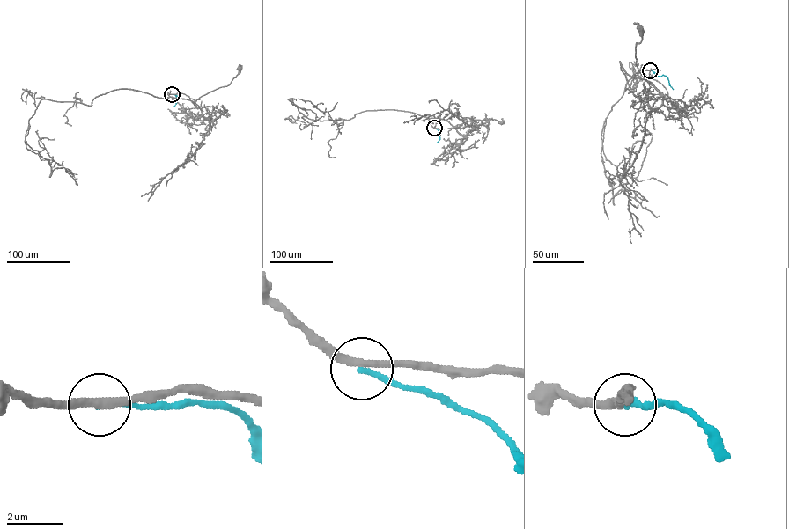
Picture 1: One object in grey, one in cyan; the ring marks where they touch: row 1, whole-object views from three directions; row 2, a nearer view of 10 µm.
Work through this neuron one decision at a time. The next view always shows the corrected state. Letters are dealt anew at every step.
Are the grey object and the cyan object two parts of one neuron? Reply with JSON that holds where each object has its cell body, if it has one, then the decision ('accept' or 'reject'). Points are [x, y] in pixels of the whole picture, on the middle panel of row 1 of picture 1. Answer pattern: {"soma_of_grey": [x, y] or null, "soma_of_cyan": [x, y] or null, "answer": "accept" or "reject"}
{"soma_of_grey": [502, 121], "soma_of_cyan": null, "answer": "reject"}

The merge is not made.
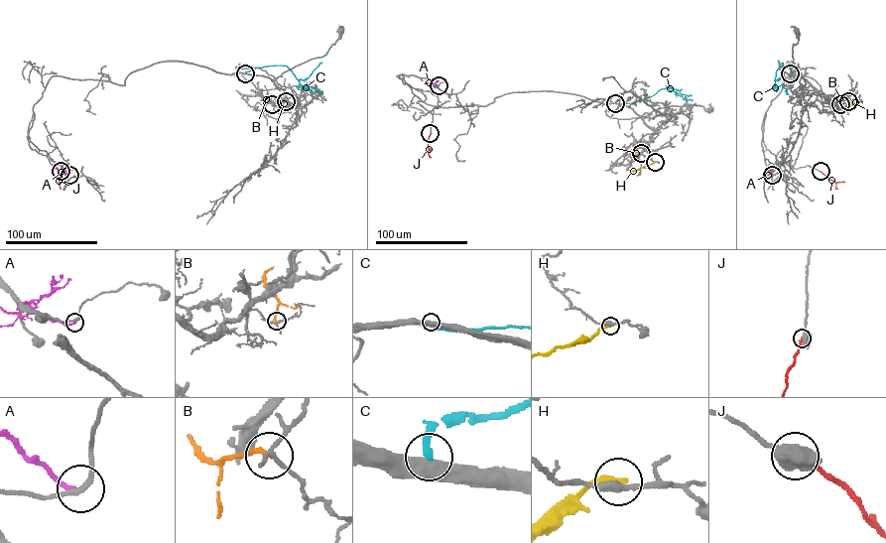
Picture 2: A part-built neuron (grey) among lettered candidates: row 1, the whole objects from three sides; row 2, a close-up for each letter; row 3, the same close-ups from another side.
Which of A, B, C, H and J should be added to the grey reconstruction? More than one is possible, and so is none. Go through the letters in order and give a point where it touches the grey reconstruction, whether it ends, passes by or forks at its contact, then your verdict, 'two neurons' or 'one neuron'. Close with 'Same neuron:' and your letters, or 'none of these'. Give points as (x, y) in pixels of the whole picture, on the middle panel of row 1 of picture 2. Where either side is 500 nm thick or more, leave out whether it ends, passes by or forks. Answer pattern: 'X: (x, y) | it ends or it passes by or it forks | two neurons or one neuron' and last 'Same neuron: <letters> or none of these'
A: (439, 85) | it ends | two neurons
B: (641, 153) | it ends | two neurons
C: (615, 103) | two neurons
H: (655, 162) | it ends | two neurons
J: (430, 133) | two neurons
Same neuron: none of these

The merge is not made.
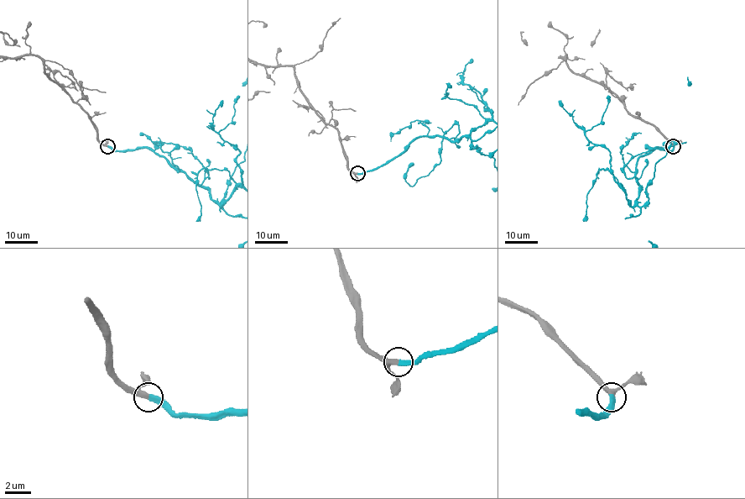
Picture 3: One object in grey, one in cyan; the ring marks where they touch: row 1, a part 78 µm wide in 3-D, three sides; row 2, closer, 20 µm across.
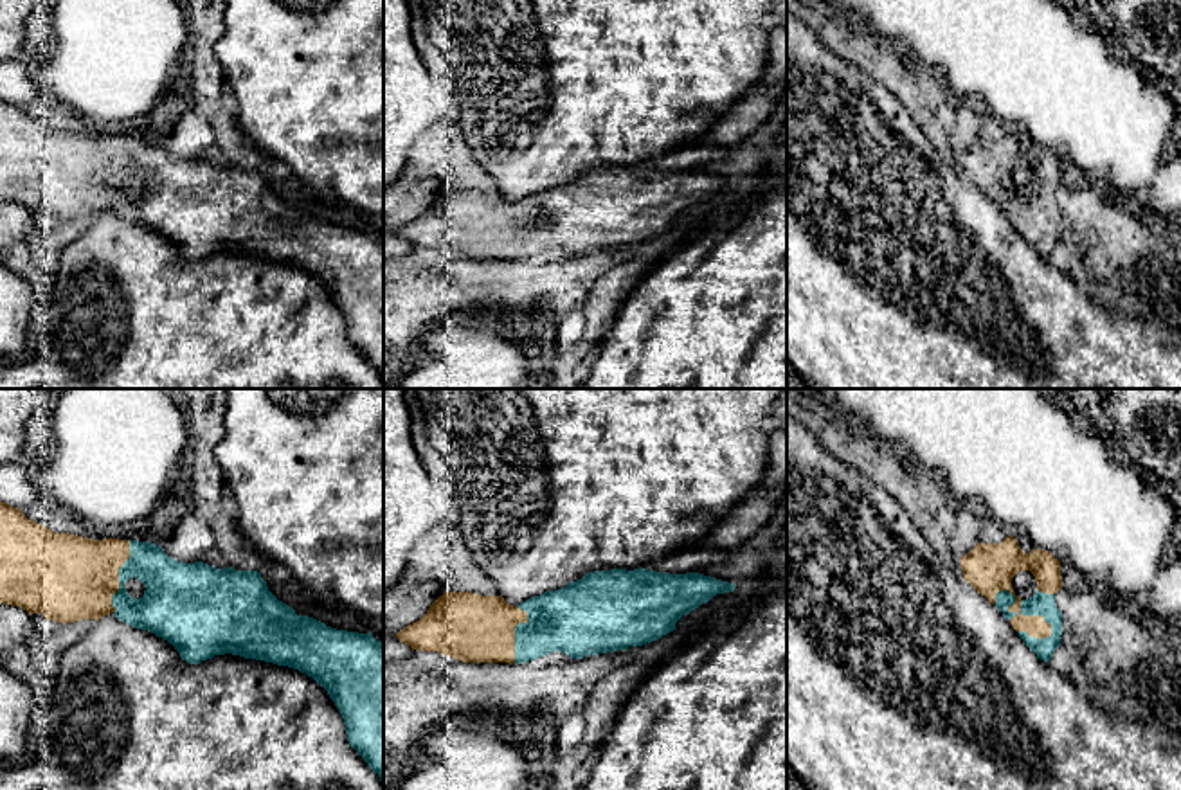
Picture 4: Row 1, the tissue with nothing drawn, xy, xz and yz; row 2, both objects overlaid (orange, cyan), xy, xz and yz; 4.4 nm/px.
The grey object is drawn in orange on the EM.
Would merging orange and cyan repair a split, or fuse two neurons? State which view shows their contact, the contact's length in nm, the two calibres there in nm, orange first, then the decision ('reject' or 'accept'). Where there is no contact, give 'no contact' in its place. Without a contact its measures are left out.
meets orange in yz; contact 320 nm long; 220 nm thick on the orange side, 110 nm on the other; accept

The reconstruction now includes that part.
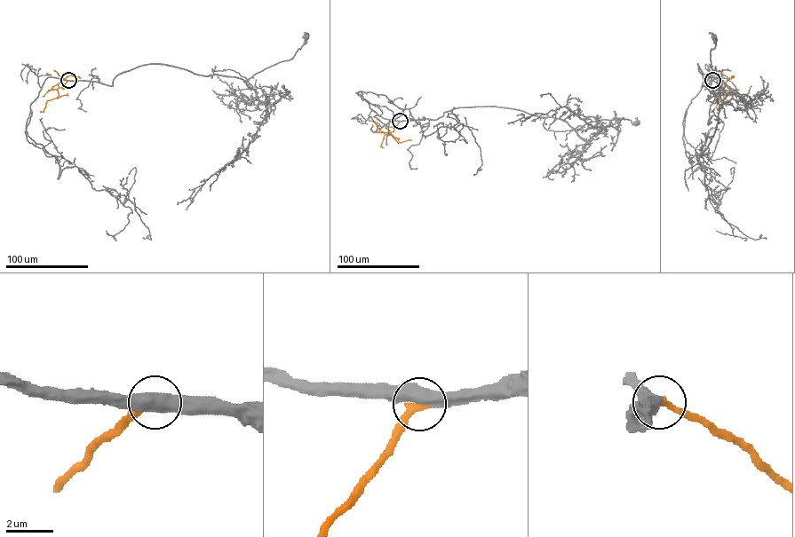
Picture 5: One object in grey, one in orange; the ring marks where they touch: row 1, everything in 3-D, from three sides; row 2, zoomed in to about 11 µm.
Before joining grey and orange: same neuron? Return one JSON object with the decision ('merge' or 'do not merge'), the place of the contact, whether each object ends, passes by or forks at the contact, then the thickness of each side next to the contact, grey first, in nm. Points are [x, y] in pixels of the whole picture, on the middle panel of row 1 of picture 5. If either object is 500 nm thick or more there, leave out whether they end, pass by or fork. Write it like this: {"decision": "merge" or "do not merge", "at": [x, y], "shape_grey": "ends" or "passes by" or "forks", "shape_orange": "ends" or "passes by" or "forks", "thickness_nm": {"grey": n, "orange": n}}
{"decision": "merge", "at": [400, 121], "thickness_nm": {"grey": 550, "orange": 340}}

